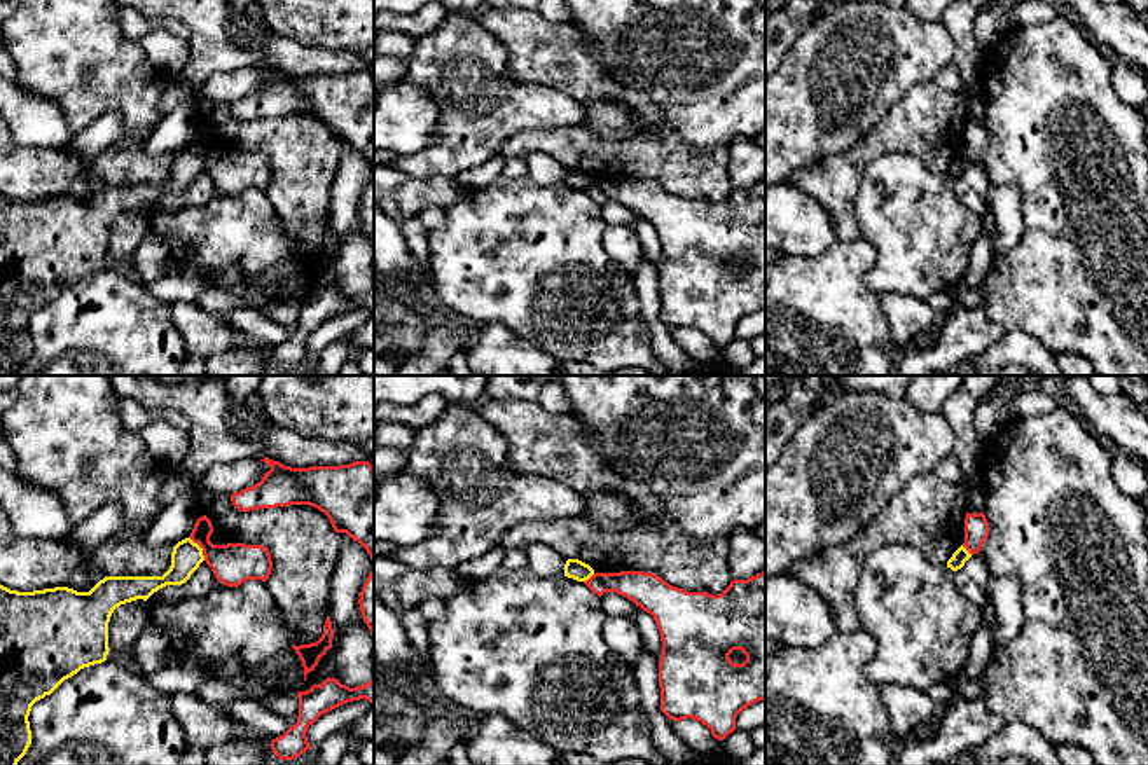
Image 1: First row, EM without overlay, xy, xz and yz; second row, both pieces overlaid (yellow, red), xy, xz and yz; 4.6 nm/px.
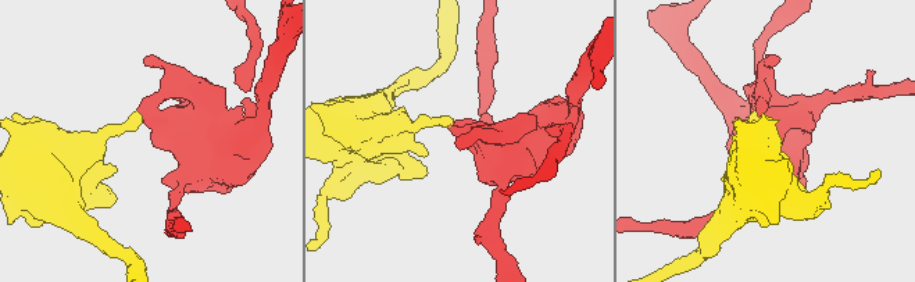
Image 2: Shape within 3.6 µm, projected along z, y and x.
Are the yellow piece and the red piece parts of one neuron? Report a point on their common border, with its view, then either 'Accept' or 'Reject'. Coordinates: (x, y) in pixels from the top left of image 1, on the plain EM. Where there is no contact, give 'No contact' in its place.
Touches yellow at xy (201, 158). Reject

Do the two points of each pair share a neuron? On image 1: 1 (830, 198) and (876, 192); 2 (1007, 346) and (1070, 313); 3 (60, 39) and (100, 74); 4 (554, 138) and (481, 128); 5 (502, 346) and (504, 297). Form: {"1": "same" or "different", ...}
{"1": "different", "2": "different", "3": "same", "4": "different", "5": "different"}

